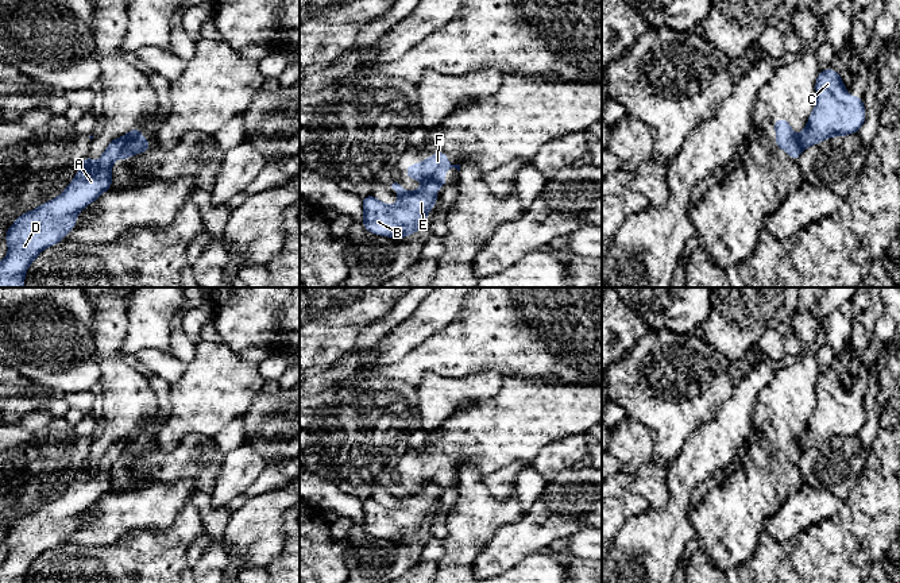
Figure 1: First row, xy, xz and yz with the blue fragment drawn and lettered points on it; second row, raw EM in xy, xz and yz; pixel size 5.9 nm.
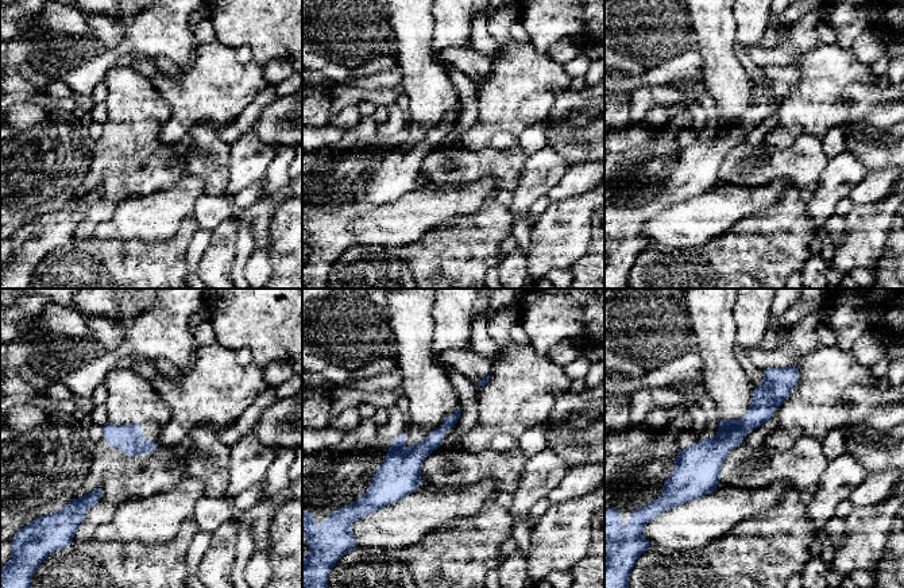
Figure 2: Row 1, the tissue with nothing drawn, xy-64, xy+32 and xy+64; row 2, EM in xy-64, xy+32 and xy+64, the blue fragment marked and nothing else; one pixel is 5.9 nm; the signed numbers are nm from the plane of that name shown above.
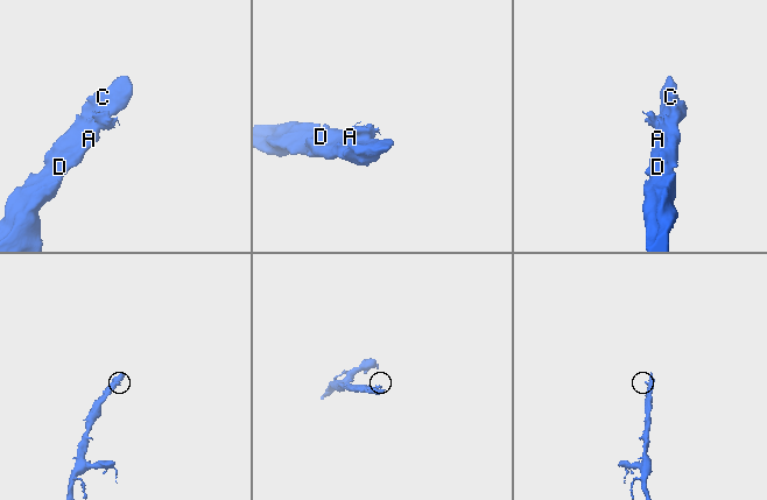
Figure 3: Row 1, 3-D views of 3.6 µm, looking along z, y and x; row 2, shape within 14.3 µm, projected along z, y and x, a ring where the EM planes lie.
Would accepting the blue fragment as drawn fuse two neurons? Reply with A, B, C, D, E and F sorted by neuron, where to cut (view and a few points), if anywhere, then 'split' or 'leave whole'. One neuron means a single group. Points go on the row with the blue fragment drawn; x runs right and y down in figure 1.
A B C D E / F; cut in xy along (135, 130), (116, 158); split

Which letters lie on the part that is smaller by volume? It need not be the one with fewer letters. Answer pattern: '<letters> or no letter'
F

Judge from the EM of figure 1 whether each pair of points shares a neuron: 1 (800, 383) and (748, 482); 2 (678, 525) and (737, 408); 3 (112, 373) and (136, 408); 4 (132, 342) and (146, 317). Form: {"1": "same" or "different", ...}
{"1": "same", "2": "same", "3": "same", "4": "same"}

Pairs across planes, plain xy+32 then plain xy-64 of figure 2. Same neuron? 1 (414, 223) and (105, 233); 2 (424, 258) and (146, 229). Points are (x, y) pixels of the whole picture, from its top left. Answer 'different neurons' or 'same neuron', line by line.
1: same neuron
2: different neurons

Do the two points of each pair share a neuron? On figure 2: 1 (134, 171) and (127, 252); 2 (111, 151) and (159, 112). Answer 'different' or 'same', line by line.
1: different
2: same

